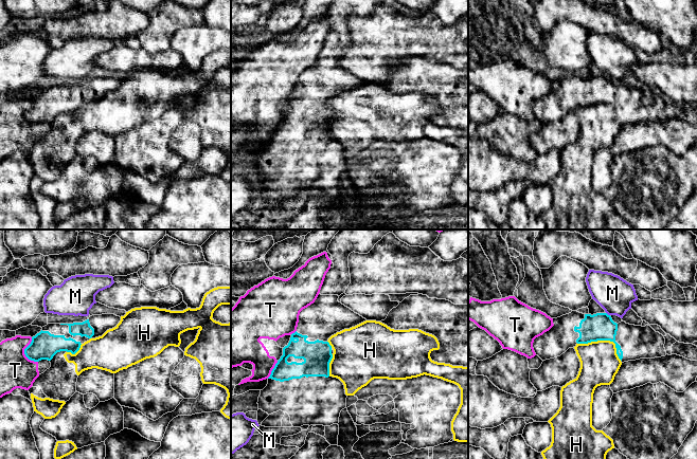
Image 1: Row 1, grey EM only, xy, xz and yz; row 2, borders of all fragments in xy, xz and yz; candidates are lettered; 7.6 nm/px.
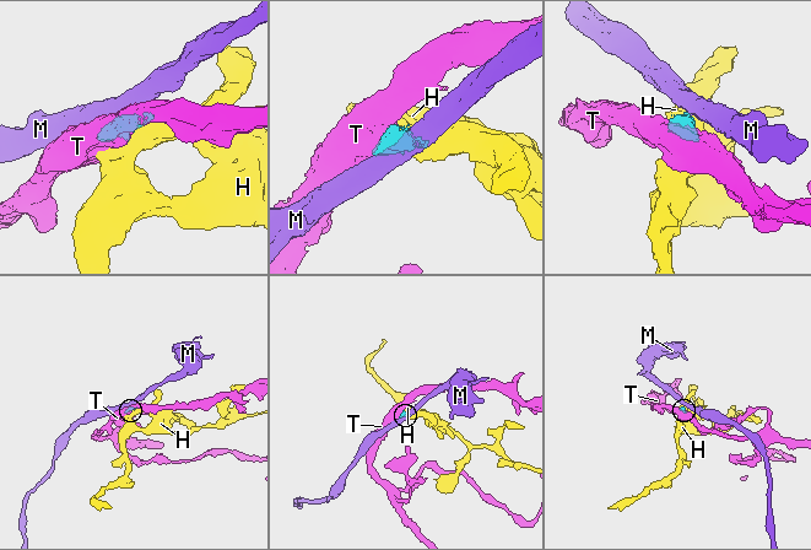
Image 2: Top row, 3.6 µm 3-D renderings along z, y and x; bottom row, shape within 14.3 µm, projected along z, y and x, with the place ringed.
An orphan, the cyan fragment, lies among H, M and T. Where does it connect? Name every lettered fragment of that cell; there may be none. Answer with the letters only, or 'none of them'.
none of them

